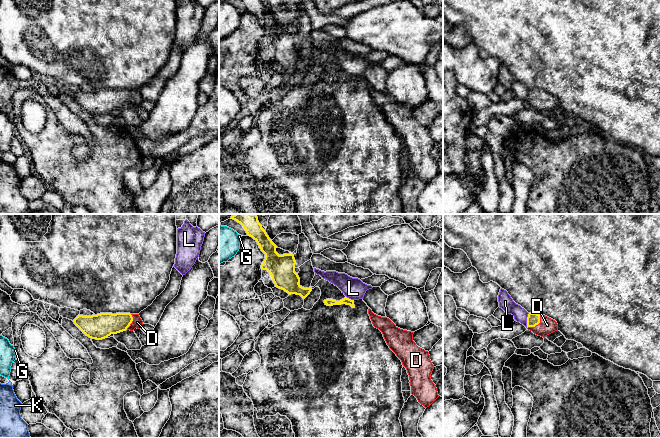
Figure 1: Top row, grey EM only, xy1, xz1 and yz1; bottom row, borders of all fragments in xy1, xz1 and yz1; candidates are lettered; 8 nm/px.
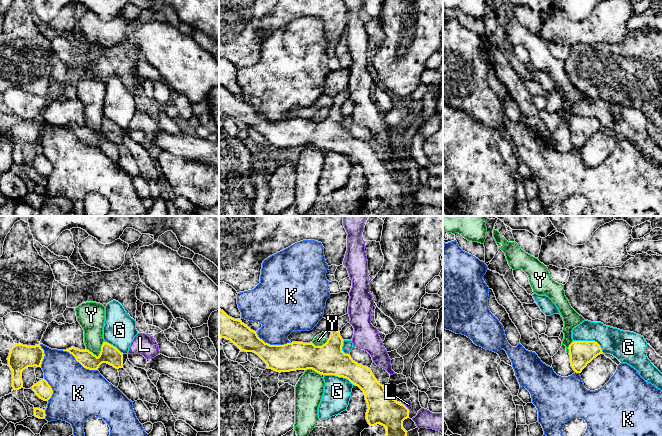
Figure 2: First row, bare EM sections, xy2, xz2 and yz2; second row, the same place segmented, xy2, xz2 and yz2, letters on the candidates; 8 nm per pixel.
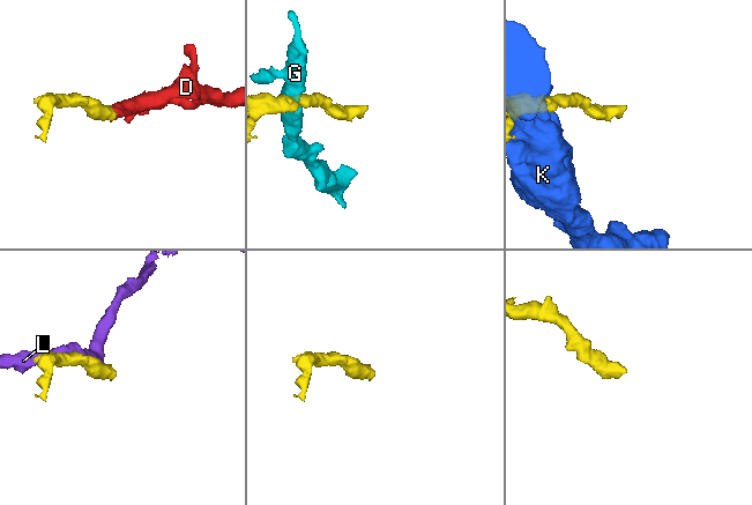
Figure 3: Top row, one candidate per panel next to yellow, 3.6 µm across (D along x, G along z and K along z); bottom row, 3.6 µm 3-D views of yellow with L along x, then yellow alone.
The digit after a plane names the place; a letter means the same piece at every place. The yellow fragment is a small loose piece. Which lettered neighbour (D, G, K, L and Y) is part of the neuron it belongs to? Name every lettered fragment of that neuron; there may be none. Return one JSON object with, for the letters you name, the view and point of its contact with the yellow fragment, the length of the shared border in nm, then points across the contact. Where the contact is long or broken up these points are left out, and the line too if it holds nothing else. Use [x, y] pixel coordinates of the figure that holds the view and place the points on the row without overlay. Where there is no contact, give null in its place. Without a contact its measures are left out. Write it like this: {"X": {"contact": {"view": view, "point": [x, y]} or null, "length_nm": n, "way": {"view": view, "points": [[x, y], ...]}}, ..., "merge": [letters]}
{"D": {"contact": {"view": "yz1", "point": [536, 100]}, "length_nm": 160, "way": {"view": "yz1", "points": [[533, 95], [536, 100], [547, 101]]}}, "merge": ["D"]}

